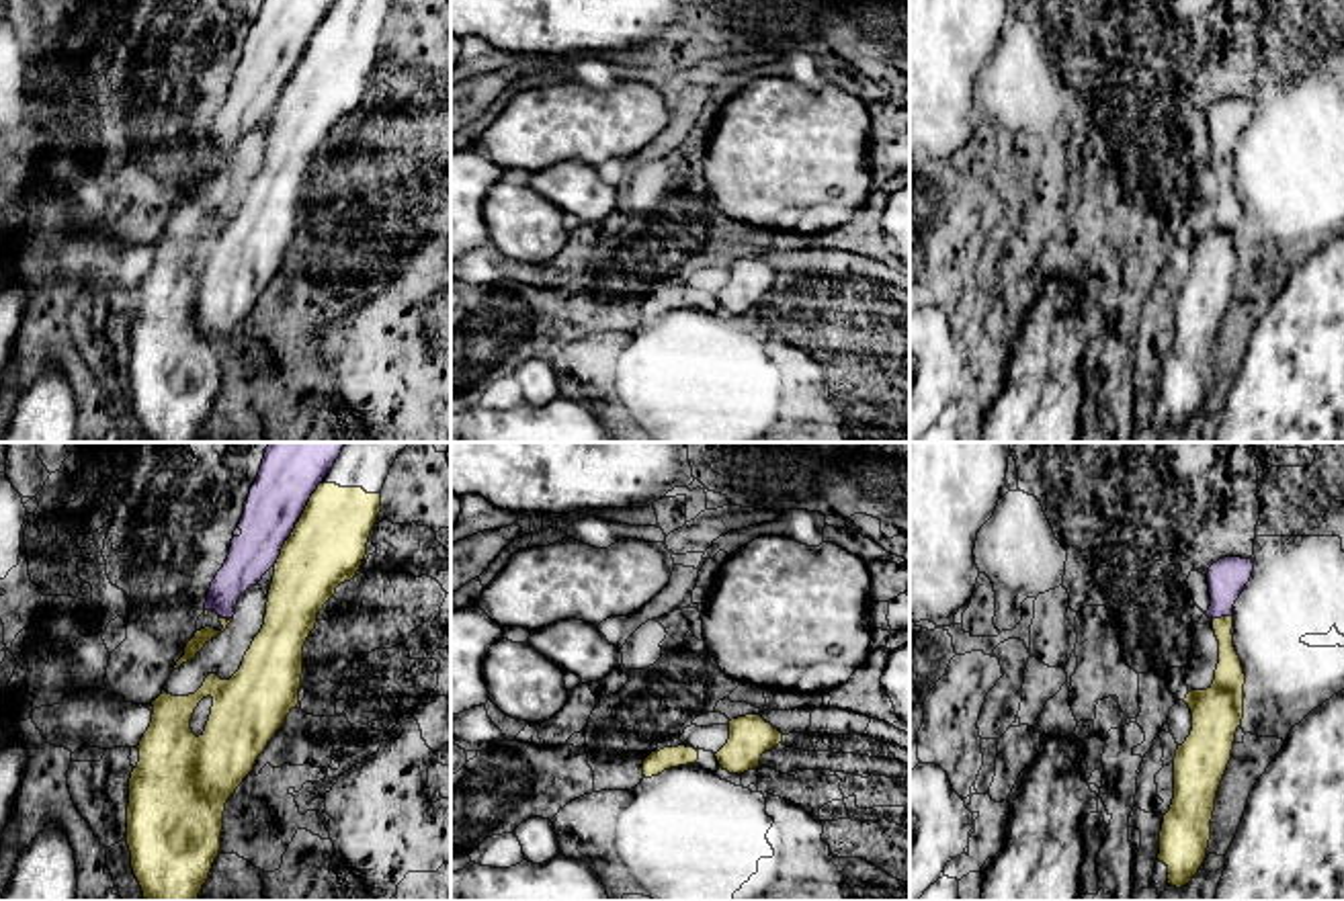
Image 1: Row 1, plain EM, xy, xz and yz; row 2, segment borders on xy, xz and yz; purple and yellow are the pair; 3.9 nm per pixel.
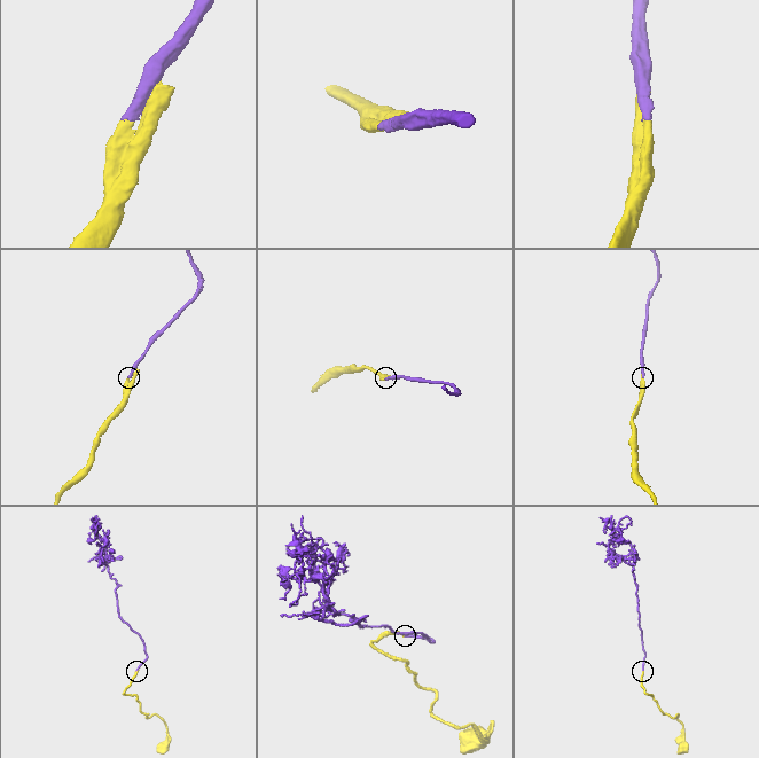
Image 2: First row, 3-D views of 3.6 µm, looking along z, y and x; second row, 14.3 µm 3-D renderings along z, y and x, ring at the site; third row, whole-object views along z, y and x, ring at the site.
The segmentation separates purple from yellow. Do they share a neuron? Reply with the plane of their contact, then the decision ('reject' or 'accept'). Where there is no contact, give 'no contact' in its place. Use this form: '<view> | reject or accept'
xy | accept

